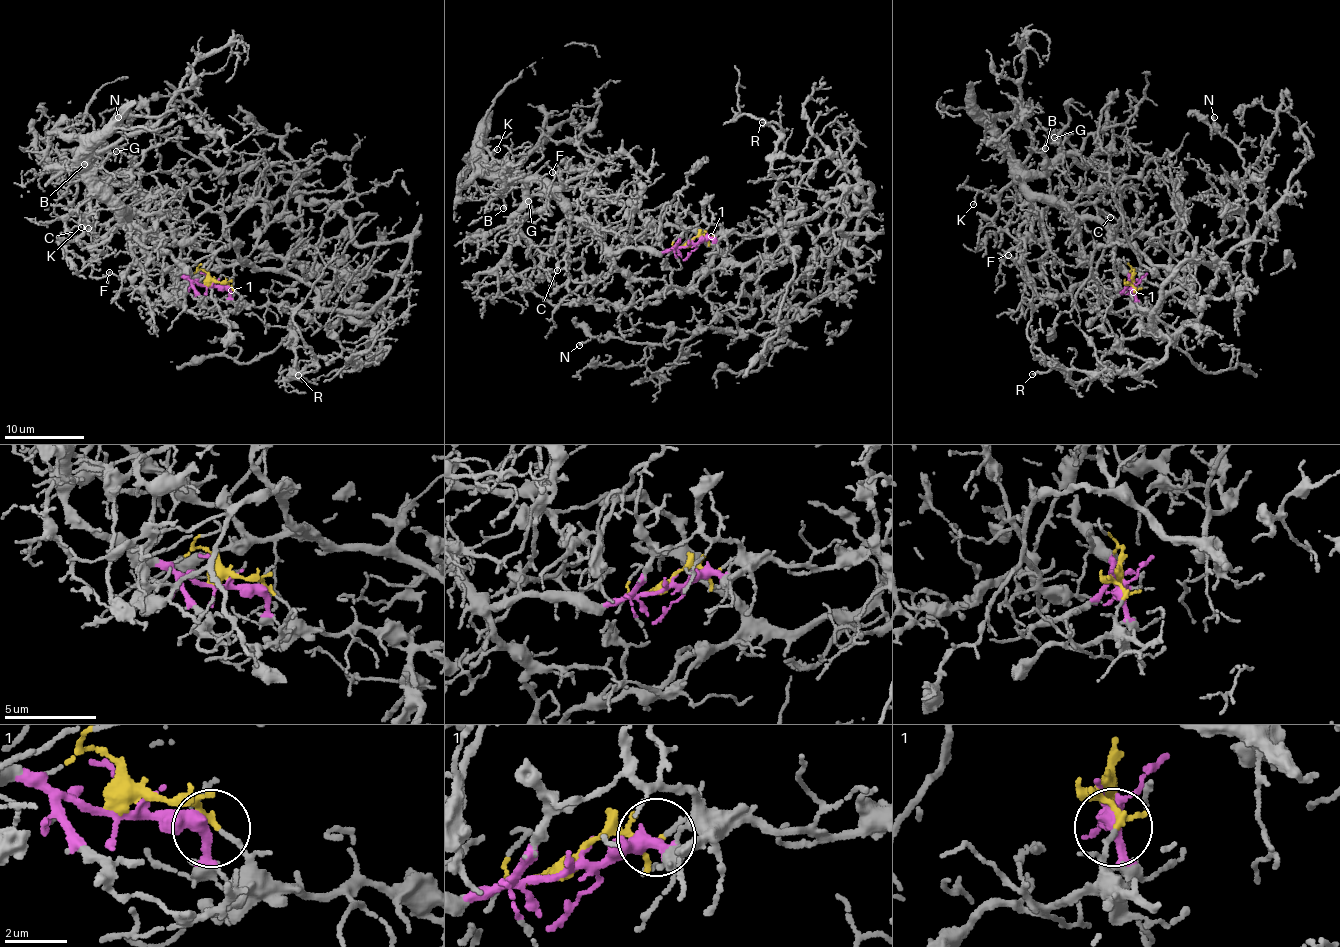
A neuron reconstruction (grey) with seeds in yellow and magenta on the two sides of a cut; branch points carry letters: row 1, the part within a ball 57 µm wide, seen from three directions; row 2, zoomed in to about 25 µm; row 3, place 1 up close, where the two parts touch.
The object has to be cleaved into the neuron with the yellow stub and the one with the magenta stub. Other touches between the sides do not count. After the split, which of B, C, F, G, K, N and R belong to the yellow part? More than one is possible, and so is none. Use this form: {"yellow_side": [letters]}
{"yellow_side": ["N", "R"]}

